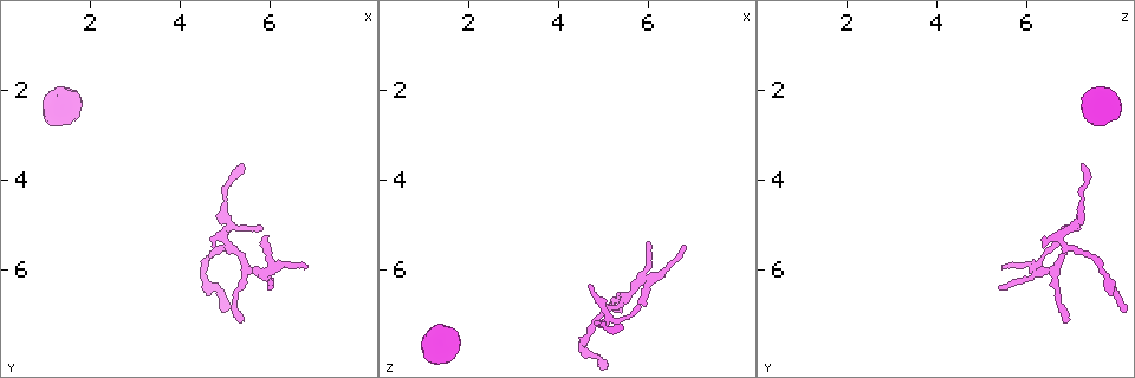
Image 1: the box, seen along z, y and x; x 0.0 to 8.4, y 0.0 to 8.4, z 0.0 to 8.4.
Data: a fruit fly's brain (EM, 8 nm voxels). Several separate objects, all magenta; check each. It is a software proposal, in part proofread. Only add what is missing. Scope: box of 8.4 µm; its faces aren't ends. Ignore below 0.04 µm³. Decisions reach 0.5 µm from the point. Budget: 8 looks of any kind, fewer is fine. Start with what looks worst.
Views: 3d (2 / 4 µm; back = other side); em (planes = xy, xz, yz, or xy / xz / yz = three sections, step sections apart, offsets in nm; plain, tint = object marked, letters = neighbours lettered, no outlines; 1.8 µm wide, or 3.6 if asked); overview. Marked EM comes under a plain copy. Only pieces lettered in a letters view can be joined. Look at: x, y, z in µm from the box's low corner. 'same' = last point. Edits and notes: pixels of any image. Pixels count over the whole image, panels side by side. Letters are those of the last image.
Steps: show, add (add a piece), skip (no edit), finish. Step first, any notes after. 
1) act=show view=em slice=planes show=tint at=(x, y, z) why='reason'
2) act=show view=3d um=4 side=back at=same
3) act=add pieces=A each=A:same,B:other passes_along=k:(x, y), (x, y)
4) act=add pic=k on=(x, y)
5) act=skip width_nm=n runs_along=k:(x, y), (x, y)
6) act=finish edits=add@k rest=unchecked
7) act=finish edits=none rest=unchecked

act=show view=3d um=4 at=(6.70, 5.95, 5.40) why='branch stops here'

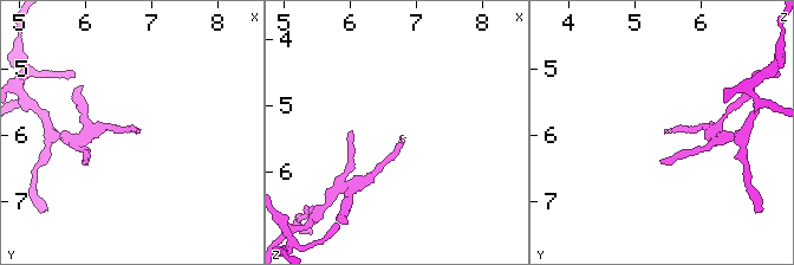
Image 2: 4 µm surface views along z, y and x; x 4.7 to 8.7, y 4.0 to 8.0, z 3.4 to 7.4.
act=show view=em slice=xz step=4 show=letters at=(6.75, 5.95, 5.45)

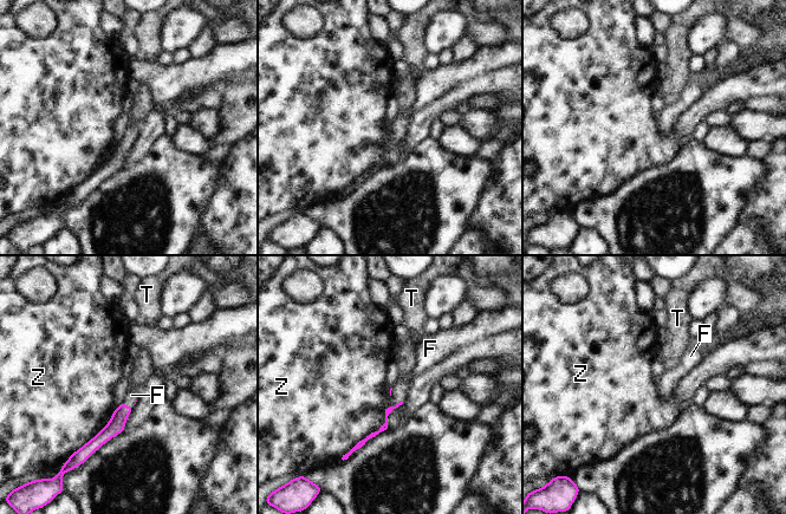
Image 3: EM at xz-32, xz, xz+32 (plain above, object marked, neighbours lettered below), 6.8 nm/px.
act=show view=em slice=planes show=letters at=same why='cut it another way'

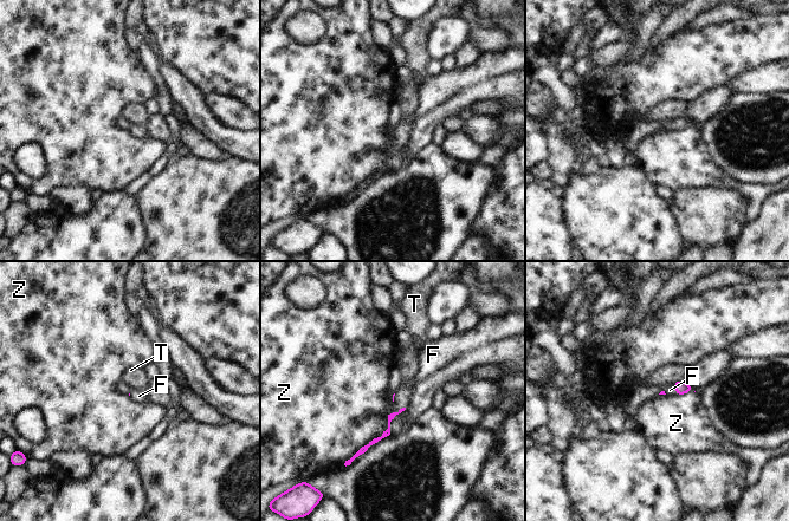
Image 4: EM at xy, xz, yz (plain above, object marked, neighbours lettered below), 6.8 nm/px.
act=add pieces=F each=F:same,T:other,Z:other passes_along=4:(681, 388), (676, 389), (670, 390) found='it goes on there'

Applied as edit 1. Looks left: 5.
act=show view=em slice=xz step=4 show=letters at=(5.45, 3.70, 7.20) why='thin end'

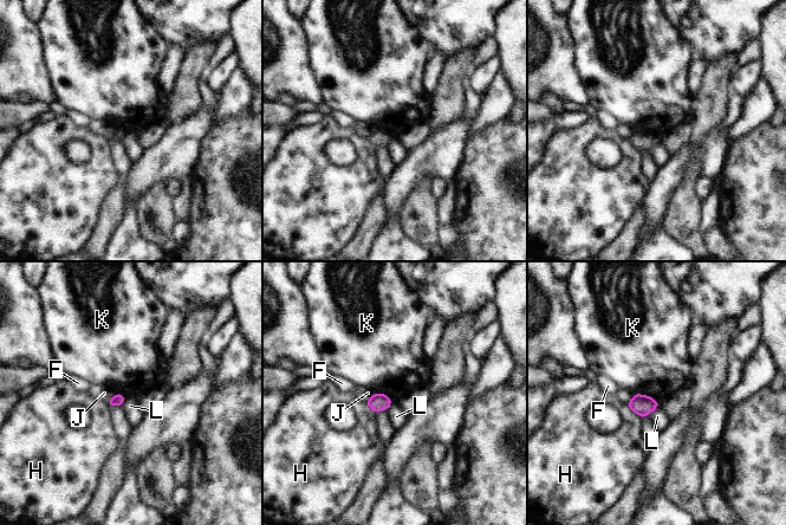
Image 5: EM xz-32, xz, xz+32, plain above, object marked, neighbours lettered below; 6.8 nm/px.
act=show view=em slice=planes show=letters at=same

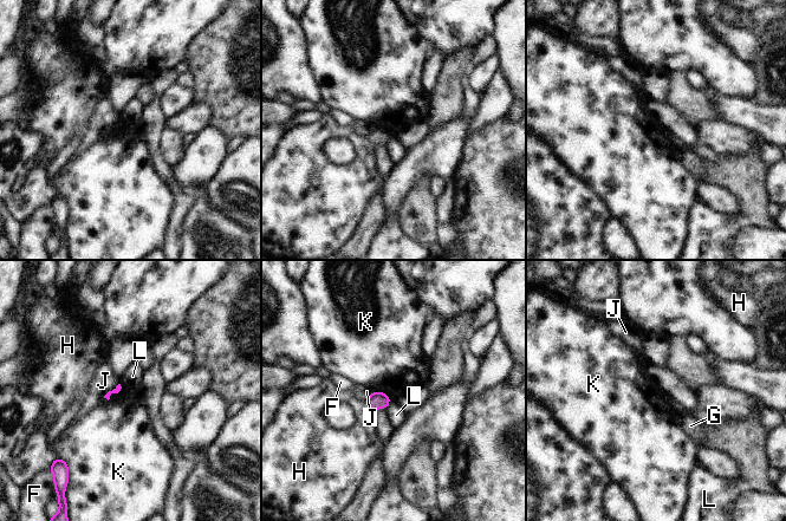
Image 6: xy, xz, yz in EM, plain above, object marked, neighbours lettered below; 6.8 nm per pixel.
act=skip each=F:other,G:other,H:other,J:other,K:other,L:other border=6:(119, 383), (121, 389), (104, 398) found='no lettered piece goes on from it'

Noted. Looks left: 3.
act=show view=em slice=xz step=8 show=tint at=(5.40, 7.10, 6.80) why='thin end'

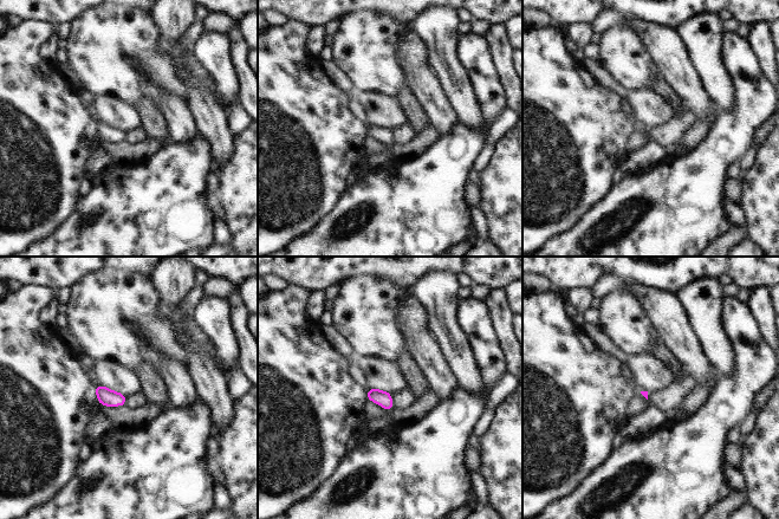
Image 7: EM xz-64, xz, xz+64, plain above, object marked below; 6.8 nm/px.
act=show view=em slice=planes show=letters at=same

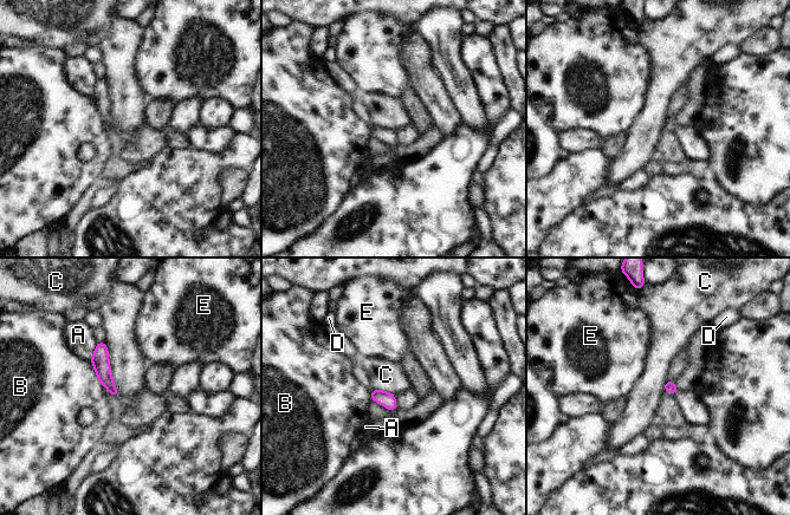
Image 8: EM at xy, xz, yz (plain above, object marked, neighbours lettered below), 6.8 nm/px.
act=skip width_nm=80 each=A:other,B:other,C:other,D:other,E:other border=8:(104, 341), (116, 396) found='none of them fits'

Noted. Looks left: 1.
act=finish edits=add@4 rest=unchecked

